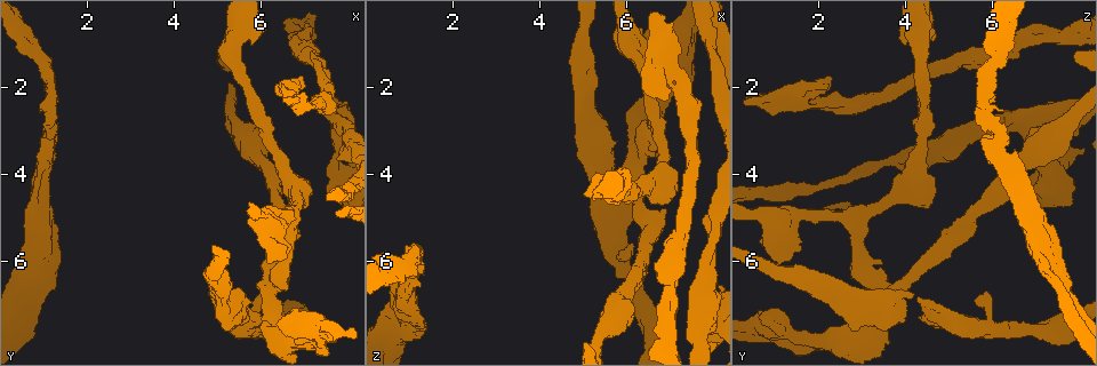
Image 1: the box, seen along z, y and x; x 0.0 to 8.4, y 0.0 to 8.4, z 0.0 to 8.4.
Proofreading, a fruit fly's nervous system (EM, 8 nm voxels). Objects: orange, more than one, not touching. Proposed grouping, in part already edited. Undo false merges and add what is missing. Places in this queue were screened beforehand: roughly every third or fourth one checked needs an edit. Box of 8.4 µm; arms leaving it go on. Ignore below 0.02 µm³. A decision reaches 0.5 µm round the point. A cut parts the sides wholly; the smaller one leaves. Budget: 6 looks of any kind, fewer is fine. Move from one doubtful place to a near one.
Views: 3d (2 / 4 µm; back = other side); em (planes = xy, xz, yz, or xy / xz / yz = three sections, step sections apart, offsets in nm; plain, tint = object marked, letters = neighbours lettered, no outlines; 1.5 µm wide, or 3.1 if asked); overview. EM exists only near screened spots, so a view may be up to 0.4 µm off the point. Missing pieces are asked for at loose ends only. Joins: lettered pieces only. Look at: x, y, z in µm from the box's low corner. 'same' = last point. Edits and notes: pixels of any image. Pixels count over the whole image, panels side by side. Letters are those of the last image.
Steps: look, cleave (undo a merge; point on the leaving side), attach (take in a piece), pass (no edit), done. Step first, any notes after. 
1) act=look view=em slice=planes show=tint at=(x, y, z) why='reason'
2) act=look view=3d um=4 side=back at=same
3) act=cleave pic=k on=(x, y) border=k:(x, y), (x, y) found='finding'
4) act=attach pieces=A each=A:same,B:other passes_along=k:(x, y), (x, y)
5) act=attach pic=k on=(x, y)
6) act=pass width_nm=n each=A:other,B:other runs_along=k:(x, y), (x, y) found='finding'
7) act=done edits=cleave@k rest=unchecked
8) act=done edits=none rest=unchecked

act=look view=3d um=4 side=back at=(6.45, 7.40, 0.80) why='free end'

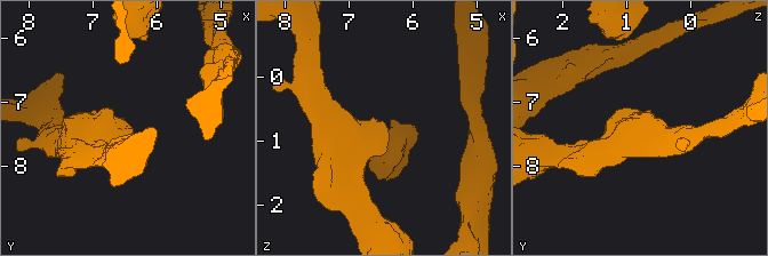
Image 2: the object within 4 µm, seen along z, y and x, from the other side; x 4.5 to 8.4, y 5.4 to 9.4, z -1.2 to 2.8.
act=look view=em slice=yz step=4 show=letters at=(6.40, 7.40, 0.75)

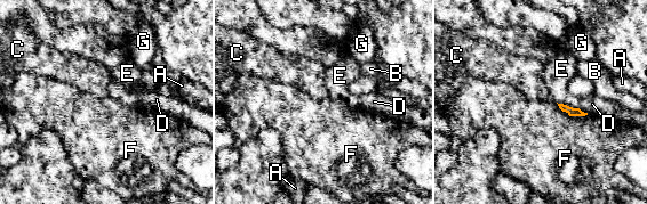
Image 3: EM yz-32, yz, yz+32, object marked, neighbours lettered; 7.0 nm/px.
act=look view=em slice=planes show=letters at=same

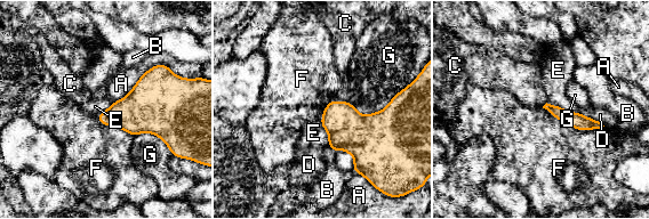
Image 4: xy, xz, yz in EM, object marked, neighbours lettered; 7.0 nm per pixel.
act=pass each=A:other,B:other,C:other,D:other,E:other,F:other,G:other found='no lettered piece goes on from it'

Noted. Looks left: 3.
act=look view=em slice=planes show=letters at=(6.10, 6.95, 5.55) why='an open end'

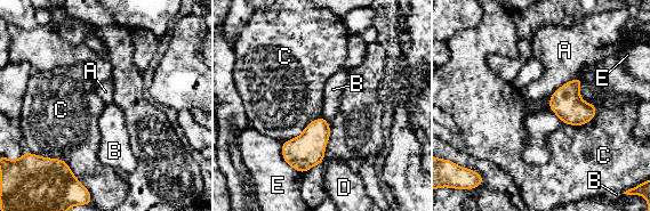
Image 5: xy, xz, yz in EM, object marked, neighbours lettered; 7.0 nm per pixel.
act=pass width_nm=160 each=A:other,B:other,C:other,D:other,E:other border=5:(548, 108), (566, 123) found='no lettered piece goes on from it'

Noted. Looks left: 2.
act=look view=em slice=planes show=letters at=(6.90, 1.80, 2.25) why='branch stops here'

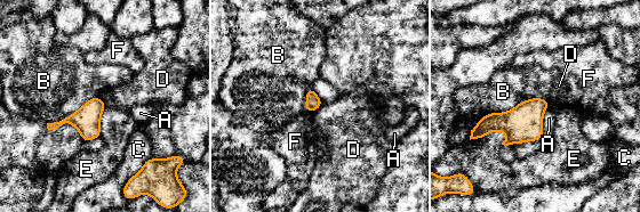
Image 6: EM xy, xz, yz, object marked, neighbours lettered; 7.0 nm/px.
act=pass each=A:other,B:other,C:other,D:other,E:other,F:other found='no lettered piece goes on from it'

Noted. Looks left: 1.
act=done edits=none rest=unchecked

